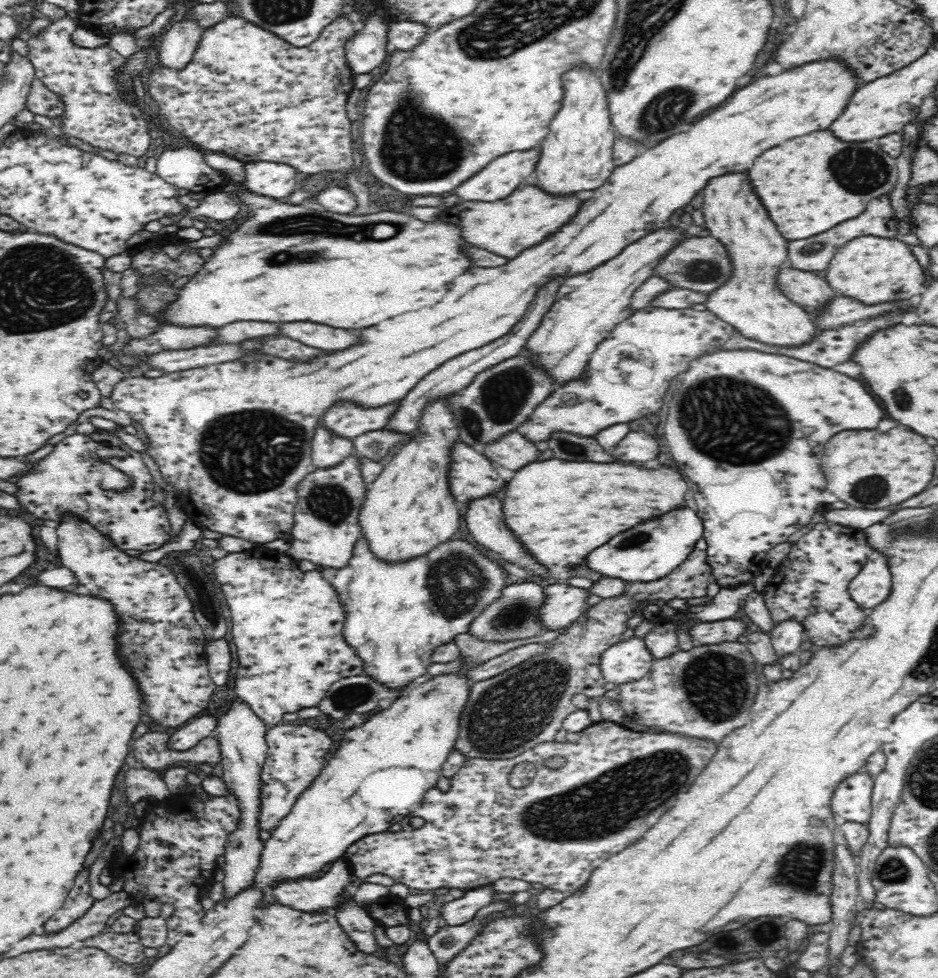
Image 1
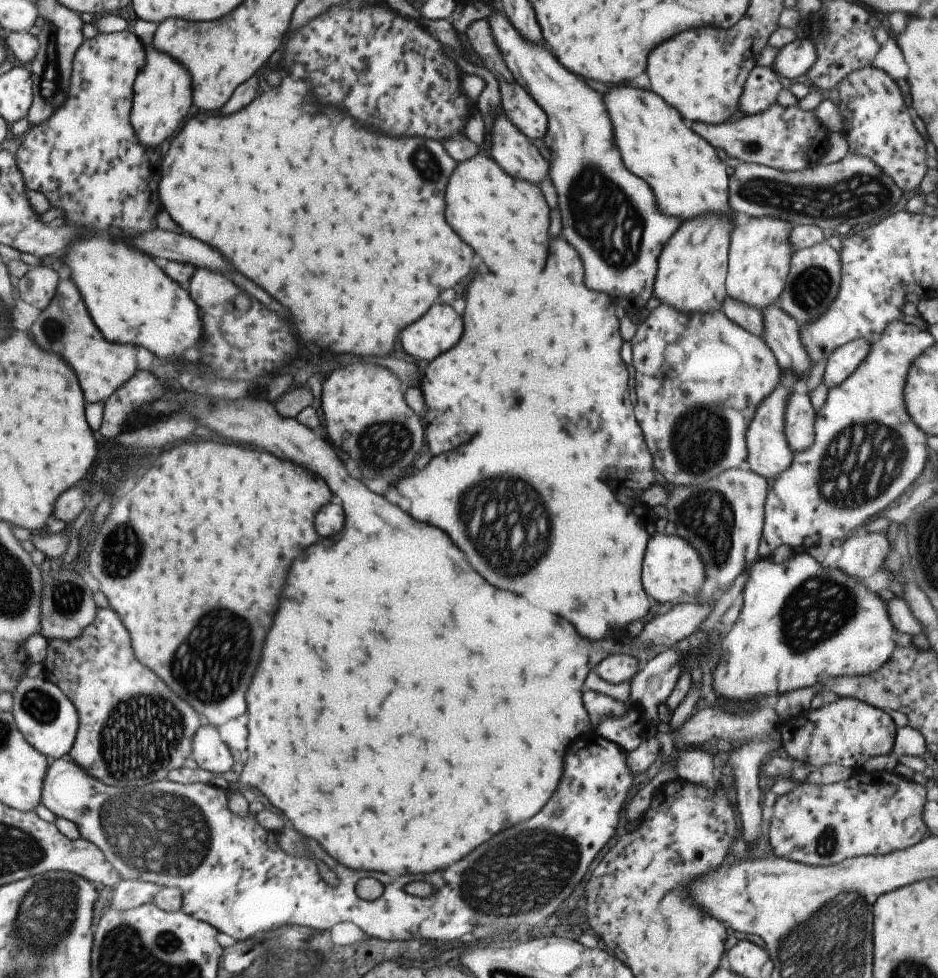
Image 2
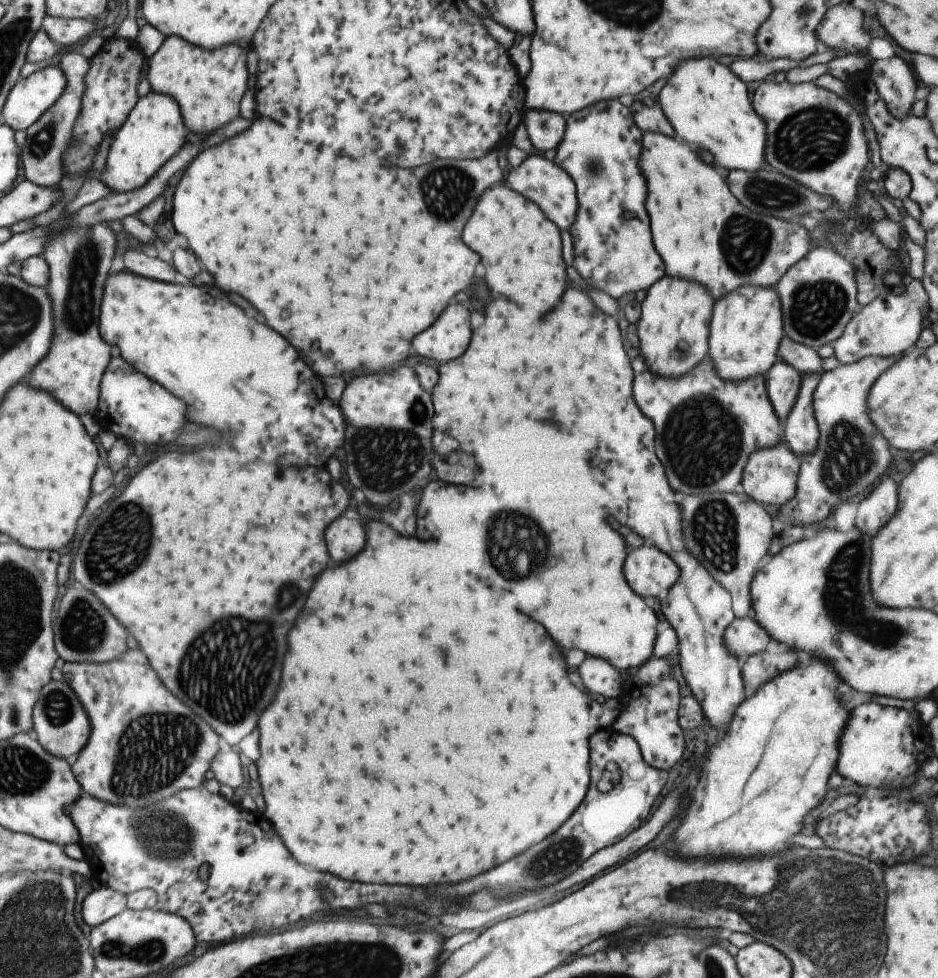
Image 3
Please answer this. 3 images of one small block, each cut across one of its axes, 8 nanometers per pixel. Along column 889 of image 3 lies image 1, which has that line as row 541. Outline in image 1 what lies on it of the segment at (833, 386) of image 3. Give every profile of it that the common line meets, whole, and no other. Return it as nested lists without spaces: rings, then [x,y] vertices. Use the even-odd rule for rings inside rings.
[[[364,538],[356,542],[346,568],[320,568],[320,574],[336,590],[342,602],[346,616],[342,636],[344,642],[364,658],[364,676],[392,692],[404,692],[428,676],[426,668],[432,664],[434,650],[452,644],[456,636],[468,632],[470,622],[500,596],[506,576],[506,572],[502,572],[494,562],[478,554],[474,546],[460,540],[446,542],[426,558],[414,562],[386,564],[370,552],[368,540]]]

